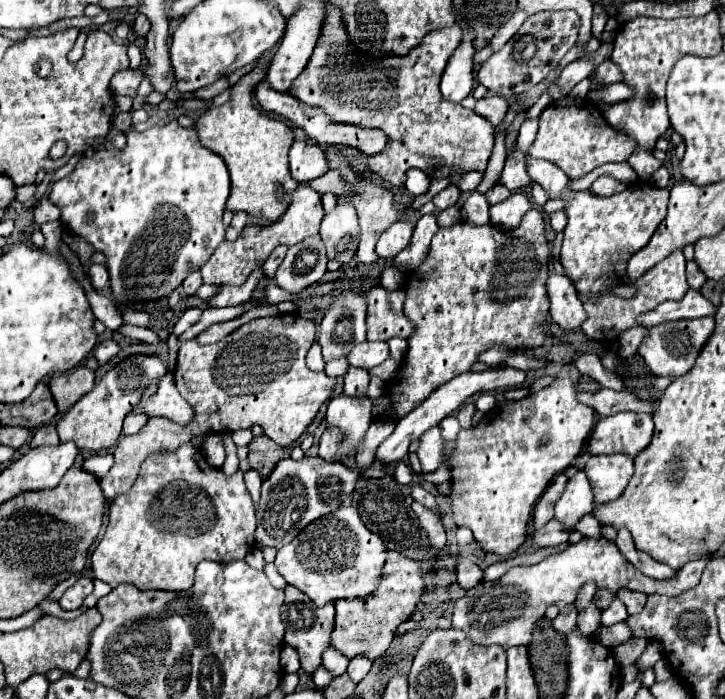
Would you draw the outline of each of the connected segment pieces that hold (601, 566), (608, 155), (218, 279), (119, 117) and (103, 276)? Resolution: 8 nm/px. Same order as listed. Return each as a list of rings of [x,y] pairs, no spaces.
[[[564,550],[564,552],[556,552],[556,554],[550,554],[546,556],[542,562],[534,564],[534,566],[516,566],[516,568],[510,568],[500,580],[496,582],[482,582],[480,586],[472,588],[470,592],[466,592],[464,598],[460,598],[456,604],[454,604],[454,614],[452,614],[452,622],[454,622],[454,628],[458,630],[464,630],[472,642],[476,644],[500,644],[504,648],[510,648],[510,646],[528,646],[532,642],[532,630],[534,630],[534,624],[544,616],[546,608],[548,606],[558,606],[558,608],[564,608],[566,604],[574,604],[580,588],[586,584],[586,582],[594,582],[596,588],[606,588],[610,590],[612,594],[616,594],[620,588],[628,588],[628,590],[634,590],[634,592],[644,592],[644,594],[666,594],[666,596],[678,596],[682,594],[684,590],[690,590],[692,586],[696,586],[700,582],[700,576],[702,576],[702,570],[704,566],[708,564],[708,558],[700,558],[700,560],[694,560],[694,562],[686,562],[674,578],[670,580],[652,580],[648,576],[644,576],[640,570],[636,570],[622,554],[620,550]]]
[[[560,98],[552,102],[539,116],[539,127],[534,144],[528,154],[532,158],[544,158],[560,166],[570,180],[582,178],[594,168],[608,162],[626,162],[634,152],[636,142],[624,132],[614,130],[602,116],[602,110],[588,98]]]
[[[300,184],[294,192],[292,204],[288,206],[284,218],[280,218],[280,222],[272,224],[272,226],[246,226],[240,234],[238,240],[228,242],[224,240],[216,252],[210,256],[210,260],[202,266],[202,278],[204,284],[212,284],[212,286],[224,286],[224,284],[232,284],[232,286],[242,286],[246,282],[246,278],[264,264],[264,260],[270,256],[270,252],[280,246],[294,246],[298,242],[302,242],[304,238],[318,234],[320,230],[320,222],[324,218],[324,210],[322,210],[322,200],[320,194],[310,188],[308,184]]]
[[[132,111],[120,112],[116,114],[112,122],[113,129],[119,132],[127,131],[132,125],[131,115],[132,115]]]
[[[90,264],[88,274],[90,274],[90,280],[92,280],[96,290],[104,290],[108,286],[108,270],[106,270],[106,266],[102,266],[102,264]]]

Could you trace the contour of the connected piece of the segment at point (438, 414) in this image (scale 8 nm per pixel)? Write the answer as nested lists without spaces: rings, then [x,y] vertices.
[[[508,366],[494,368],[494,370],[484,370],[484,372],[464,372],[456,378],[452,378],[450,382],[440,386],[434,394],[430,394],[430,398],[426,402],[422,402],[416,410],[412,410],[406,418],[402,418],[402,422],[396,424],[393,433],[385,442],[380,444],[380,448],[376,452],[376,458],[386,462],[386,464],[400,462],[402,458],[406,458],[408,446],[410,446],[412,440],[420,438],[426,430],[438,426],[446,416],[456,412],[466,402],[466,398],[470,398],[474,394],[480,394],[480,392],[498,392],[498,390],[506,390],[506,388],[520,388],[524,380],[526,380],[526,372],[516,370],[516,368],[508,368]]]

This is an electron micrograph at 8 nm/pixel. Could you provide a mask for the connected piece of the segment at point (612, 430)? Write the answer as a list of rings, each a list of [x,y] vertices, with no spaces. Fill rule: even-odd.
[[[618,412],[602,418],[588,442],[592,454],[628,454],[638,456],[650,444],[654,434],[652,414]]]

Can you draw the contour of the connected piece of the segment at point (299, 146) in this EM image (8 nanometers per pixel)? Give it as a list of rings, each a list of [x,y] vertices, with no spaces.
[[[294,142],[290,148],[290,172],[298,182],[310,182],[328,172],[328,160],[318,144]]]

